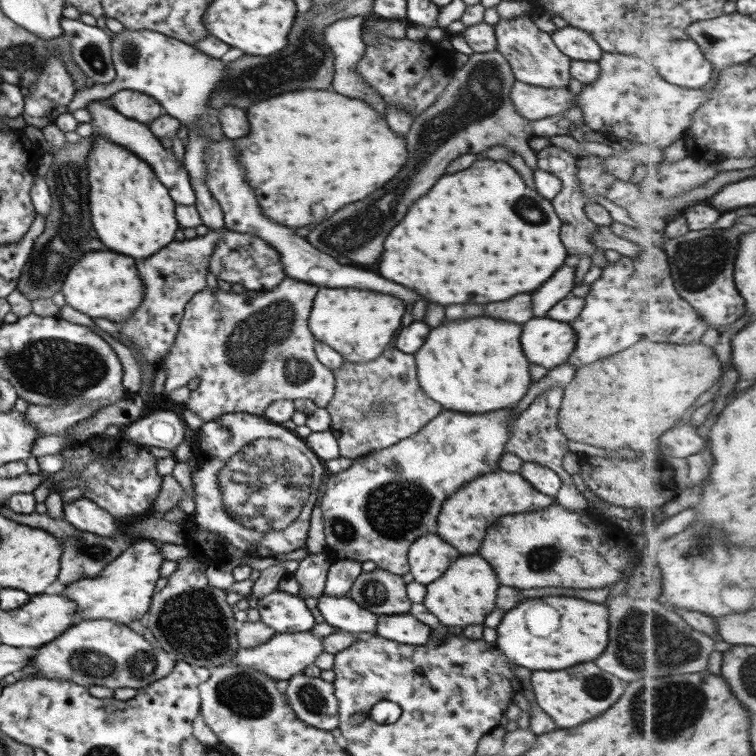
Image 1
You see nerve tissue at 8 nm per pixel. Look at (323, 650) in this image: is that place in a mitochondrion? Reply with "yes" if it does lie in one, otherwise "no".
no

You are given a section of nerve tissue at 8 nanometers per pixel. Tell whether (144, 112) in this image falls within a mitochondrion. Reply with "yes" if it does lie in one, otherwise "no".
no

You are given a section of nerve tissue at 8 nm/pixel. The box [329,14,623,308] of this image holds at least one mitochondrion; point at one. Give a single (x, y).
(528, 208)

